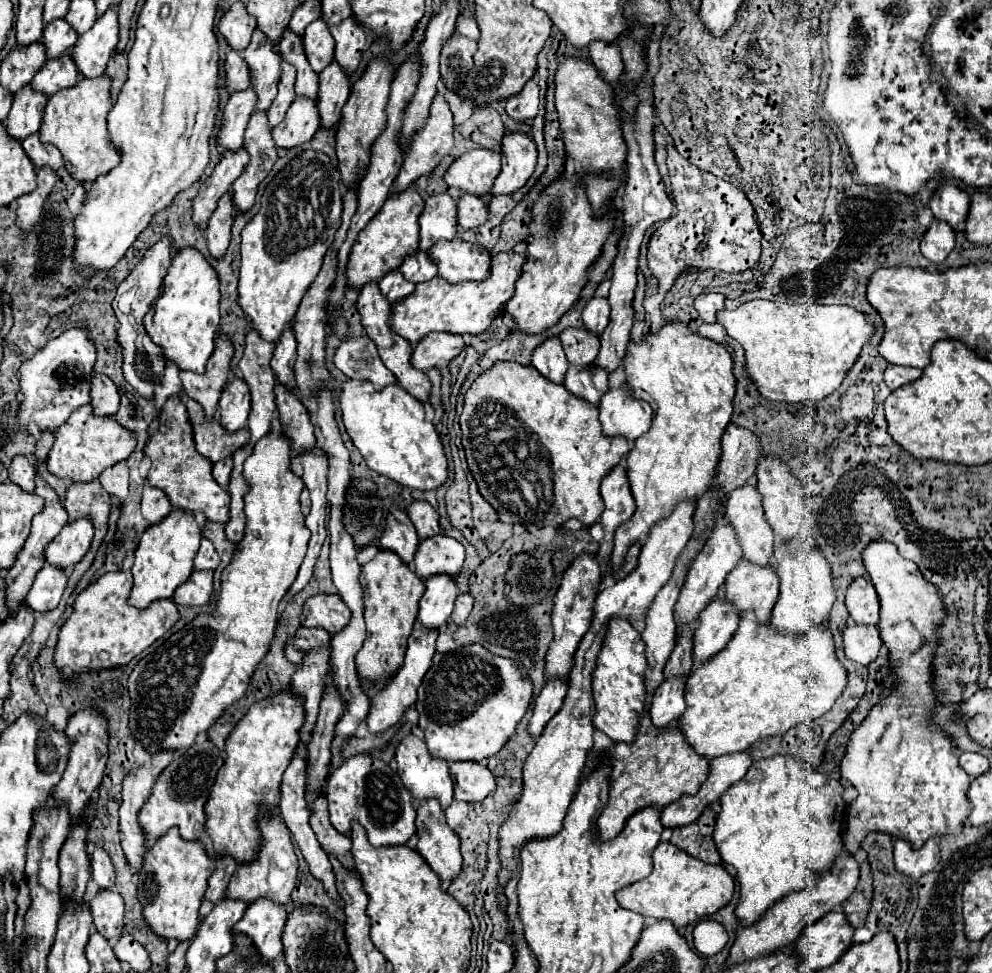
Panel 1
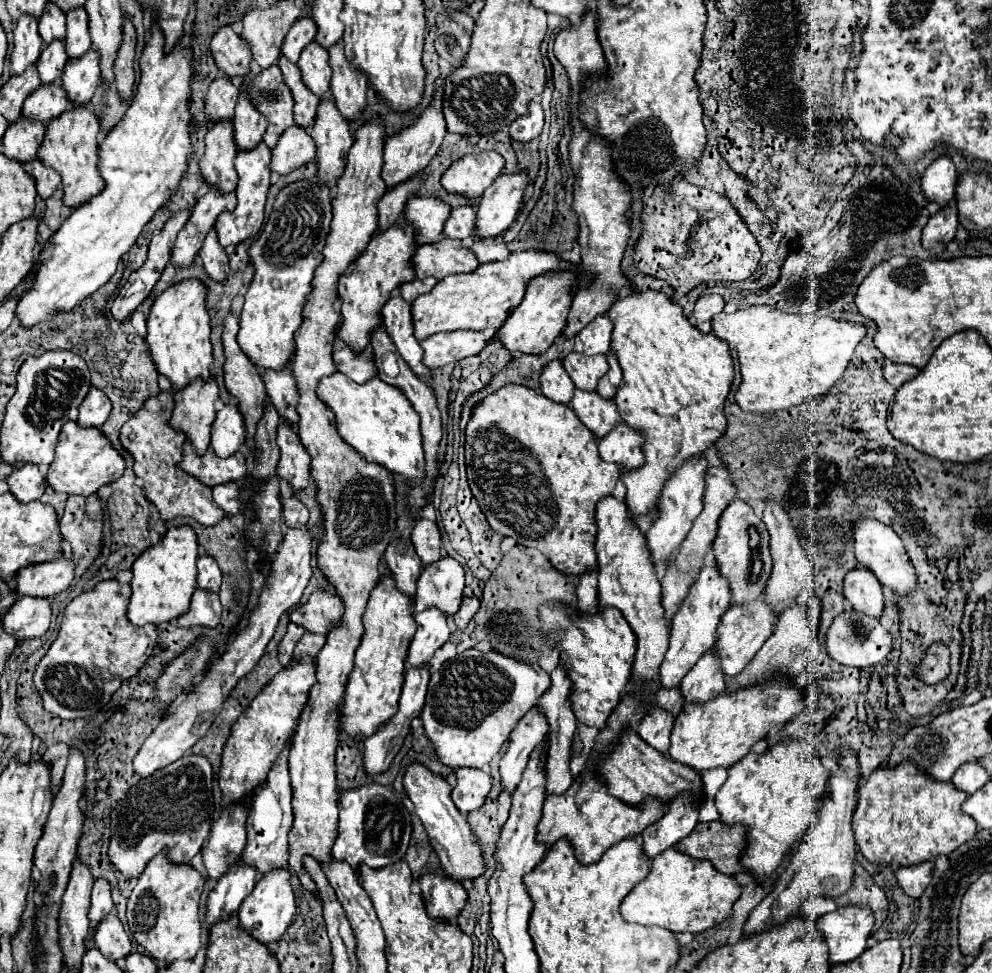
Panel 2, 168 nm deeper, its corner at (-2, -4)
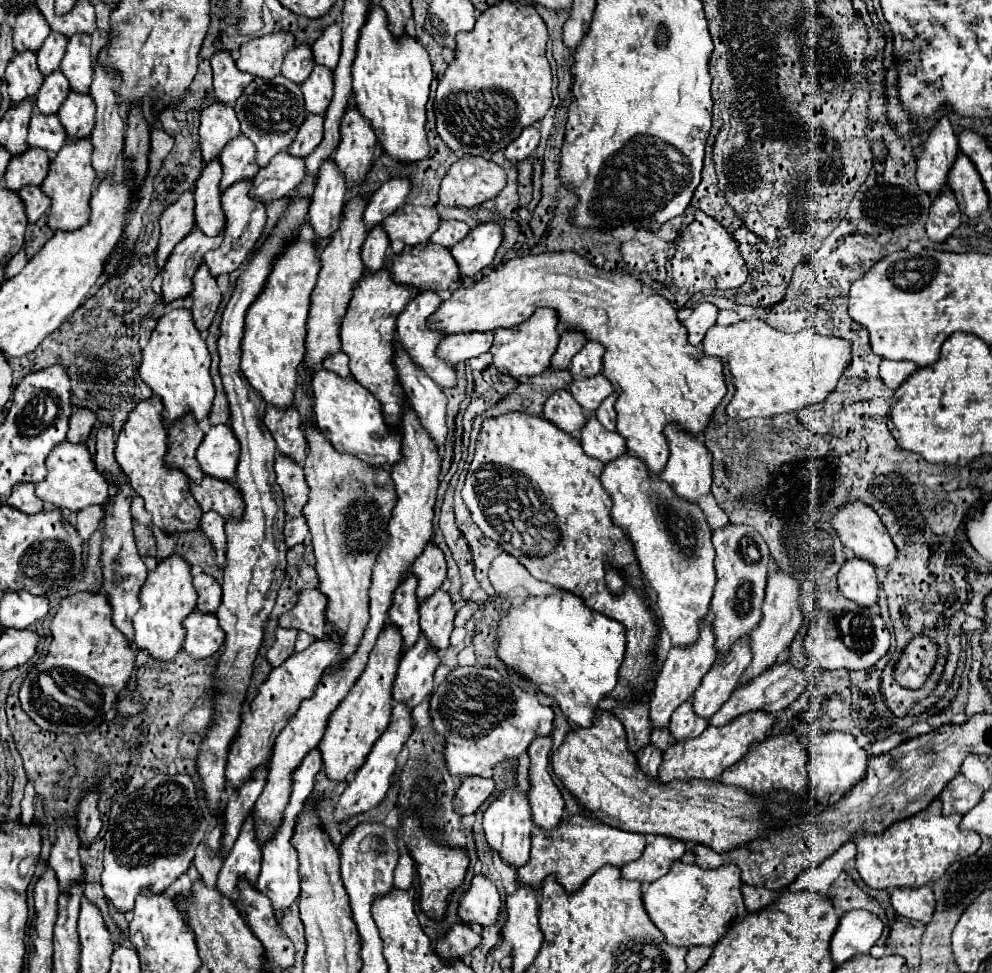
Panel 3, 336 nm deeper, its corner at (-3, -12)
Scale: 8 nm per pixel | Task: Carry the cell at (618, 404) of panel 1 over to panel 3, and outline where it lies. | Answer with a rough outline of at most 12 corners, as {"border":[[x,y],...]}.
{"border":[[630,456],[600,476],[672,646],[714,590],[702,510]]}

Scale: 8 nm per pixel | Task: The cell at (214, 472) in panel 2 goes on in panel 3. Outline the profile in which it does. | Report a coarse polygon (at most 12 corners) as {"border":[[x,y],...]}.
{"border":[[204,476],[190,492],[204,512],[240,518],[244,500],[226,480]]}

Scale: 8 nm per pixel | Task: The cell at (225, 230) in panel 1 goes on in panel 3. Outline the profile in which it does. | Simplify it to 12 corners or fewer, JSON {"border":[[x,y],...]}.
{"border":[[206,264],[196,270],[192,314],[206,332],[222,292]]}

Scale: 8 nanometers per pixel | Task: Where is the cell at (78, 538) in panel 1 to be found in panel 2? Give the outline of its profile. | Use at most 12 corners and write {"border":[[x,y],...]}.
{"border":[[73,562],[37,564],[17,572],[17,596],[53,598],[73,580]]}

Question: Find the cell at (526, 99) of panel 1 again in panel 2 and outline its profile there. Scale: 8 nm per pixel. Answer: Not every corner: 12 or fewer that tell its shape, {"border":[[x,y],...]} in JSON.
{"border":[[529,104],[529,116],[511,124],[511,138],[531,142],[543,130],[541,104]]}

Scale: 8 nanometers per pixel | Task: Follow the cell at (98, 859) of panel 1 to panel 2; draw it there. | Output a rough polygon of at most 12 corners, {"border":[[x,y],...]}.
{"border":[[95,880],[85,950],[93,948],[99,922],[113,910],[107,880]]}

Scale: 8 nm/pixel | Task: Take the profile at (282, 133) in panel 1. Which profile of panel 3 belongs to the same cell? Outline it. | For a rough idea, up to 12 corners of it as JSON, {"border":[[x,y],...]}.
{"border":[[284,150],[254,176],[250,196],[290,196],[304,160]]}

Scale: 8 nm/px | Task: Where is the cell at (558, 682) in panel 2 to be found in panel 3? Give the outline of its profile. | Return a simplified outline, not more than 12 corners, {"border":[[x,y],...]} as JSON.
{"border":[[552,734],[530,752],[532,818],[552,830],[564,816],[564,798],[548,770]]}

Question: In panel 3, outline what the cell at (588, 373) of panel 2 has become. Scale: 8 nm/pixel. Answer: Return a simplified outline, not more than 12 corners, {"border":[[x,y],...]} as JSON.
{"border":[[606,376],[572,380],[568,390],[584,410],[614,392]]}

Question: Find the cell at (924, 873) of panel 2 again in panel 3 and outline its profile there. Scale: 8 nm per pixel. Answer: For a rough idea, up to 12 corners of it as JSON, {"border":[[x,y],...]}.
{"border":[[930,884],[892,888],[900,916],[930,922],[936,904]]}

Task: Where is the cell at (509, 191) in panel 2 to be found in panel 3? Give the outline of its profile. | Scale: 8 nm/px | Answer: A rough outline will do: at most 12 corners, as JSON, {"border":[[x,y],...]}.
{"border":[[500,216],[478,224],[450,252],[460,276],[492,264]]}

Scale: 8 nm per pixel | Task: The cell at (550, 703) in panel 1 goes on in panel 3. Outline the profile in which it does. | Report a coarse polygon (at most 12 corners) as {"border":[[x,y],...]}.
{"border":[[530,778],[508,788],[484,812],[490,848],[512,868],[530,856]]}

